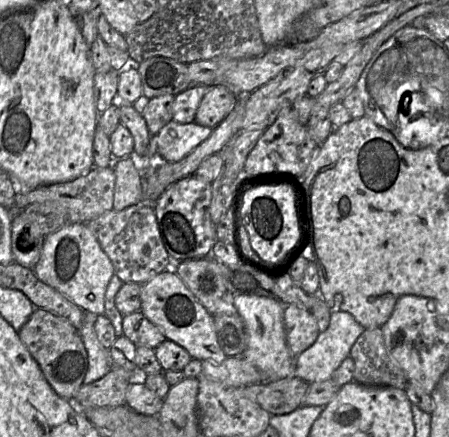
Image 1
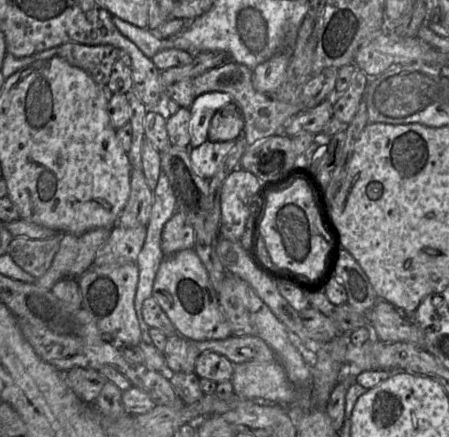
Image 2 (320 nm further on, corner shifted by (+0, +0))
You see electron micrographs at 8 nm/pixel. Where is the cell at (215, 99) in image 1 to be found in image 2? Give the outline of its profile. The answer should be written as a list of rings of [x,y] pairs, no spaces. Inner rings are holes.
[[[231,102],[218,109],[213,115],[208,140],[213,142],[236,141],[244,132],[242,111],[236,102]]]

